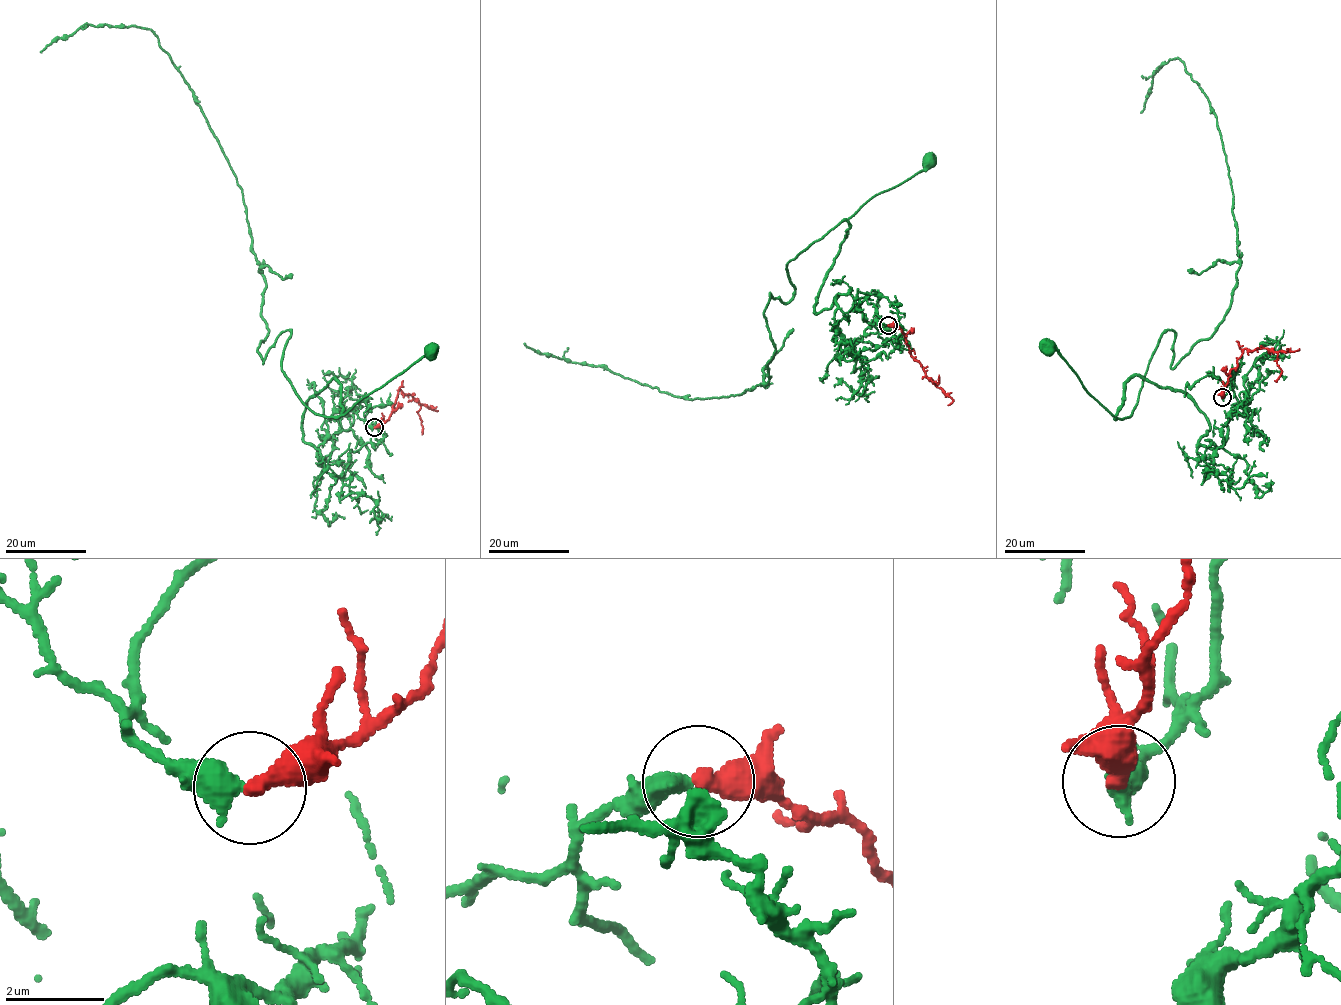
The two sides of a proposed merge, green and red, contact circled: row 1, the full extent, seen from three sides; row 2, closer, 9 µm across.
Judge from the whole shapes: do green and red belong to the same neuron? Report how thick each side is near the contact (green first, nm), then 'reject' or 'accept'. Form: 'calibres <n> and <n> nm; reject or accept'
calibres 480 and 420 nm; accept

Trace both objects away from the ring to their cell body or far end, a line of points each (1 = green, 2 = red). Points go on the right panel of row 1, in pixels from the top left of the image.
1: (1222, 397), (1234, 385), (1236, 413), (1206, 448), (1210, 422), (1186, 395), (1135, 375), (1111, 415), (1049, 347)
2: (1222, 397), (1229, 371), (1237, 366), (1244, 349), (1267, 348), (1278, 353), (1277, 363), (1281, 373), (1274, 380)

